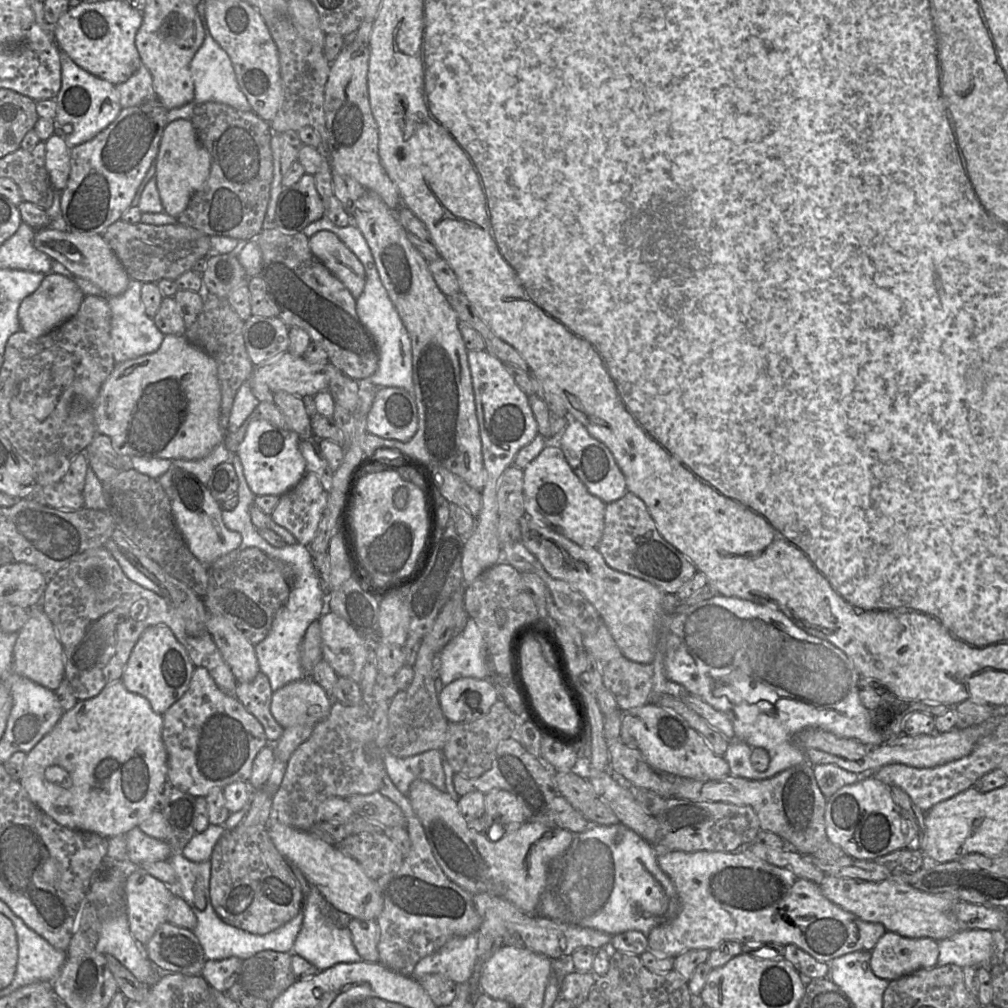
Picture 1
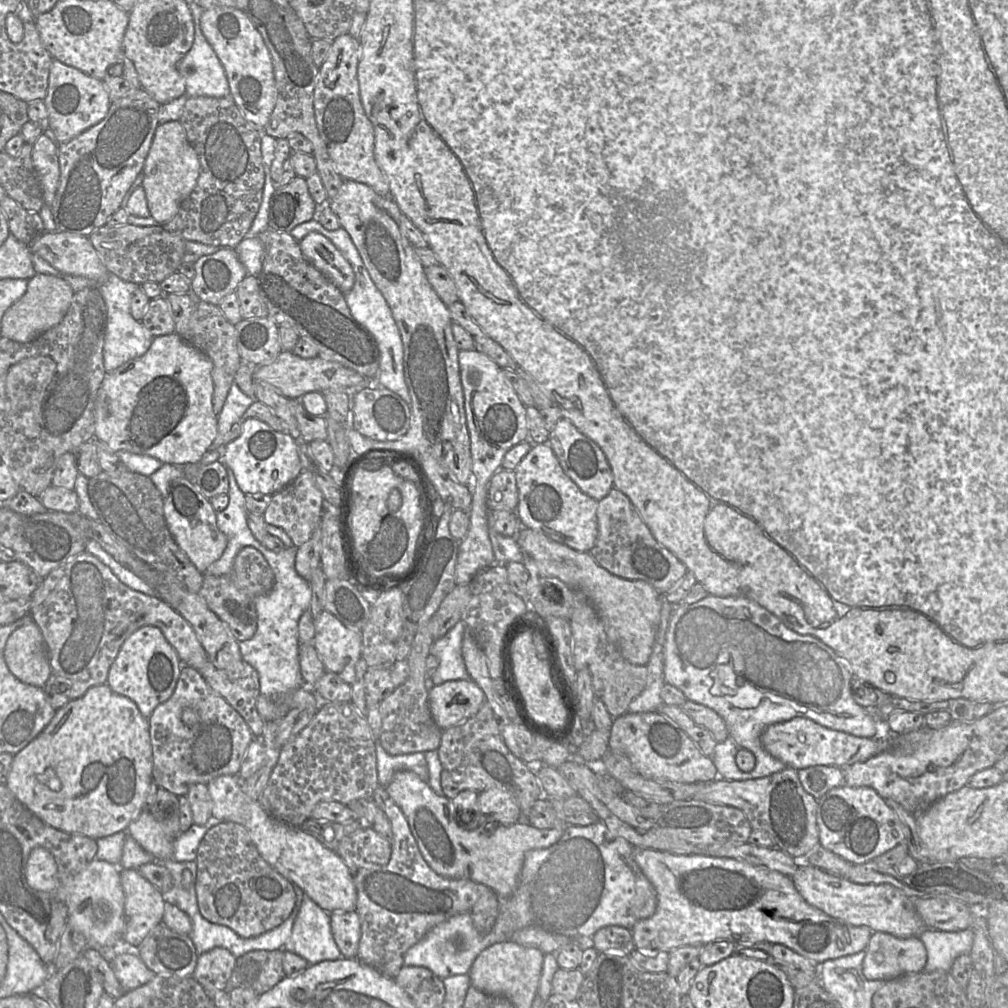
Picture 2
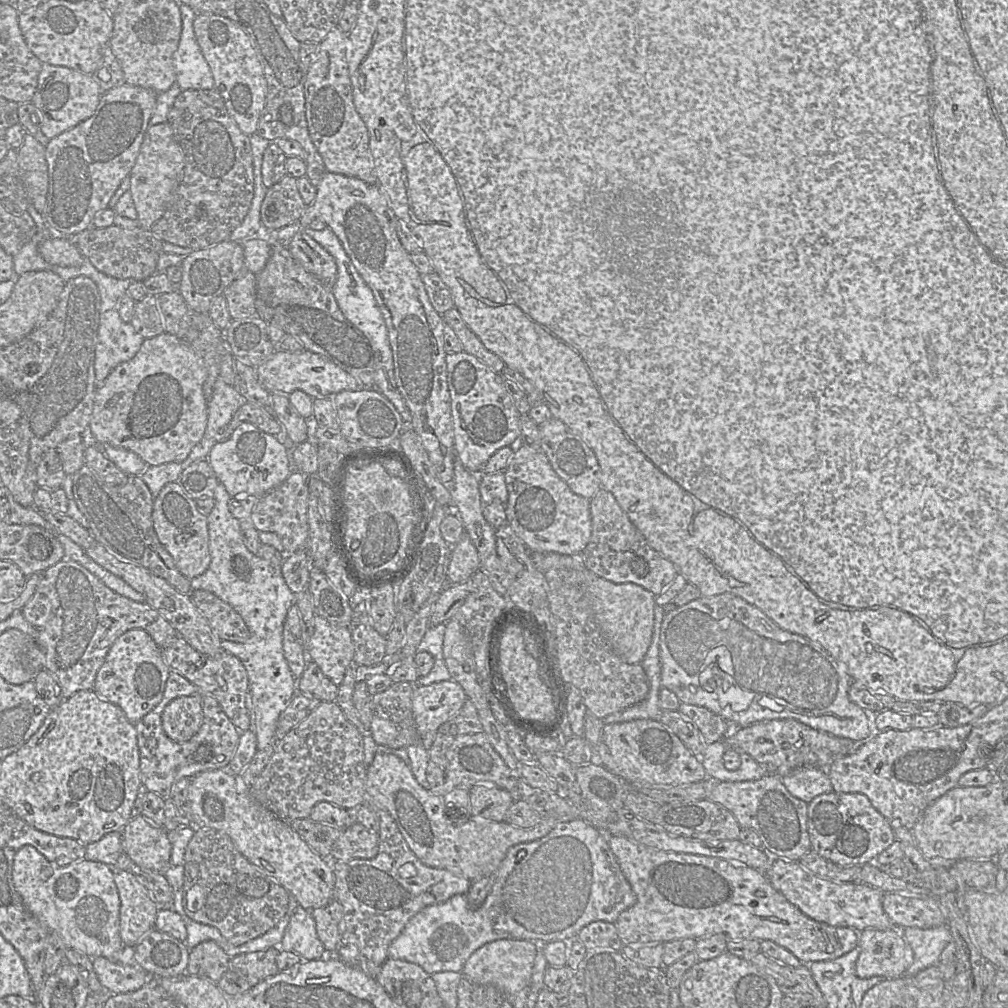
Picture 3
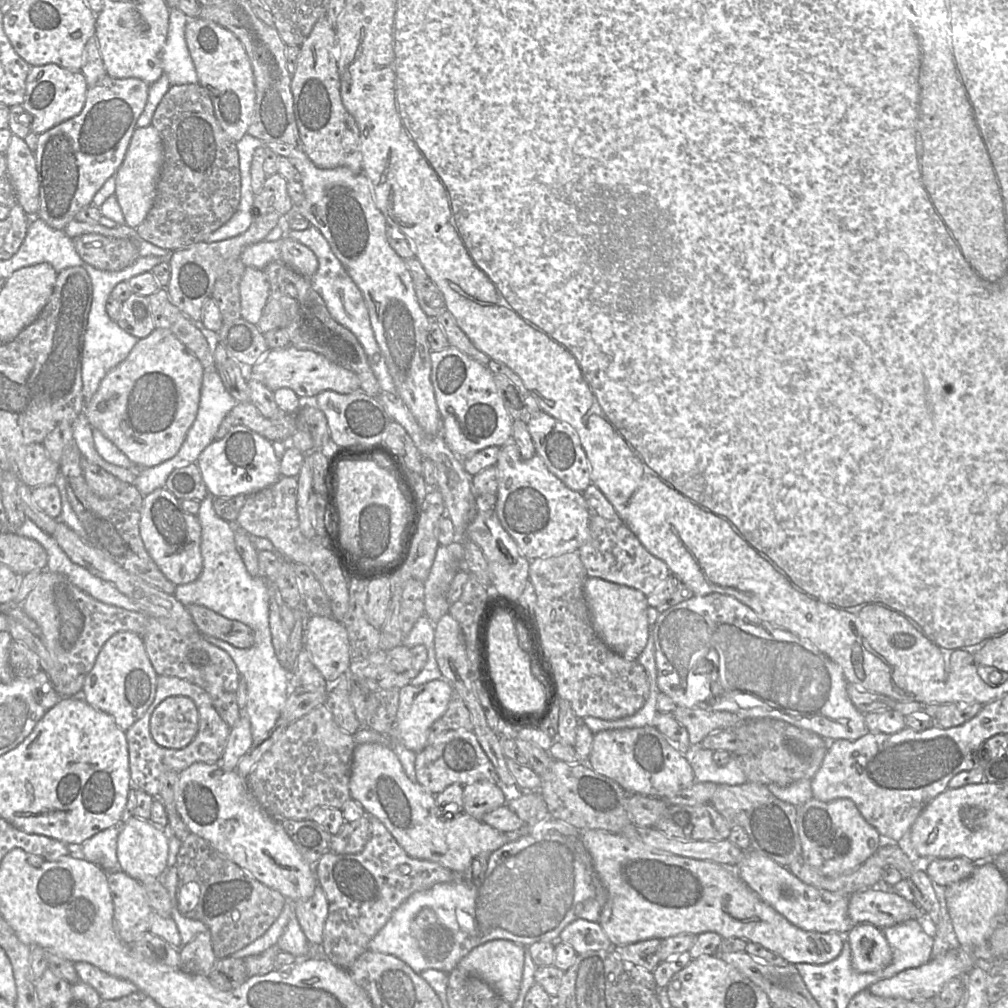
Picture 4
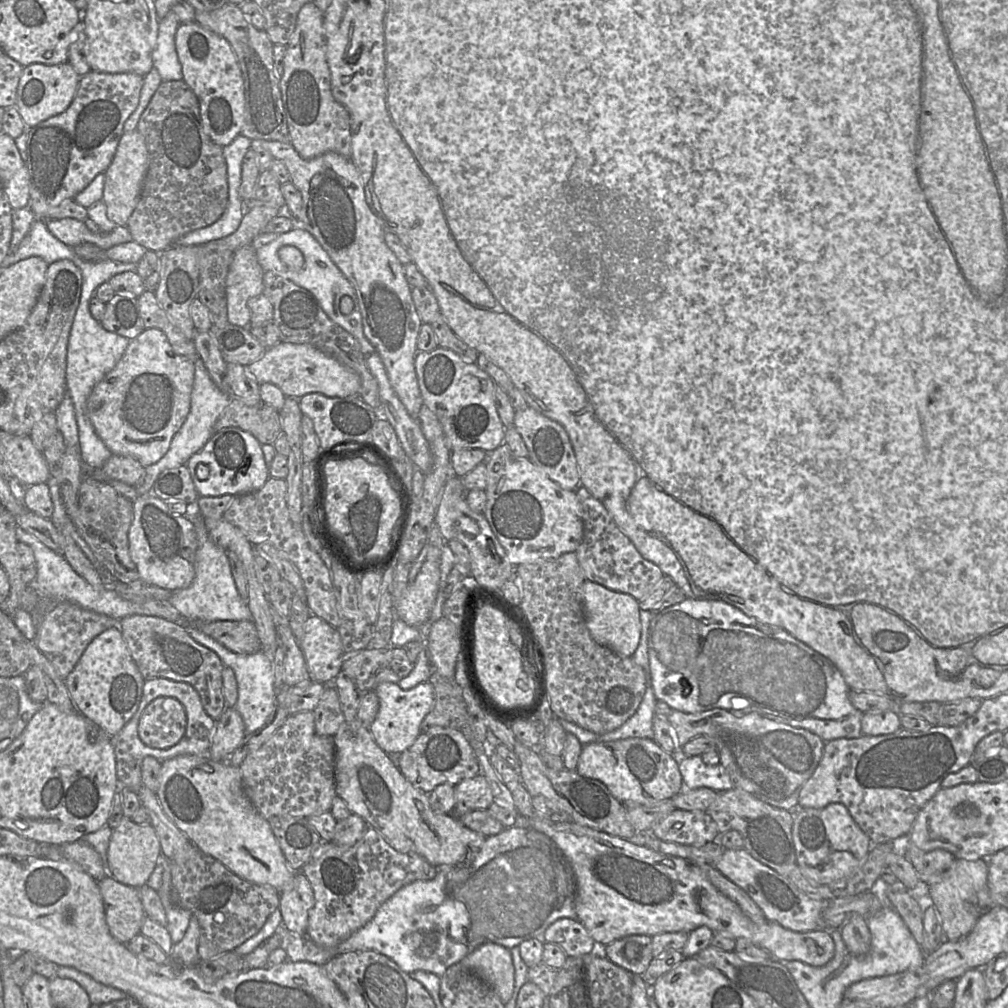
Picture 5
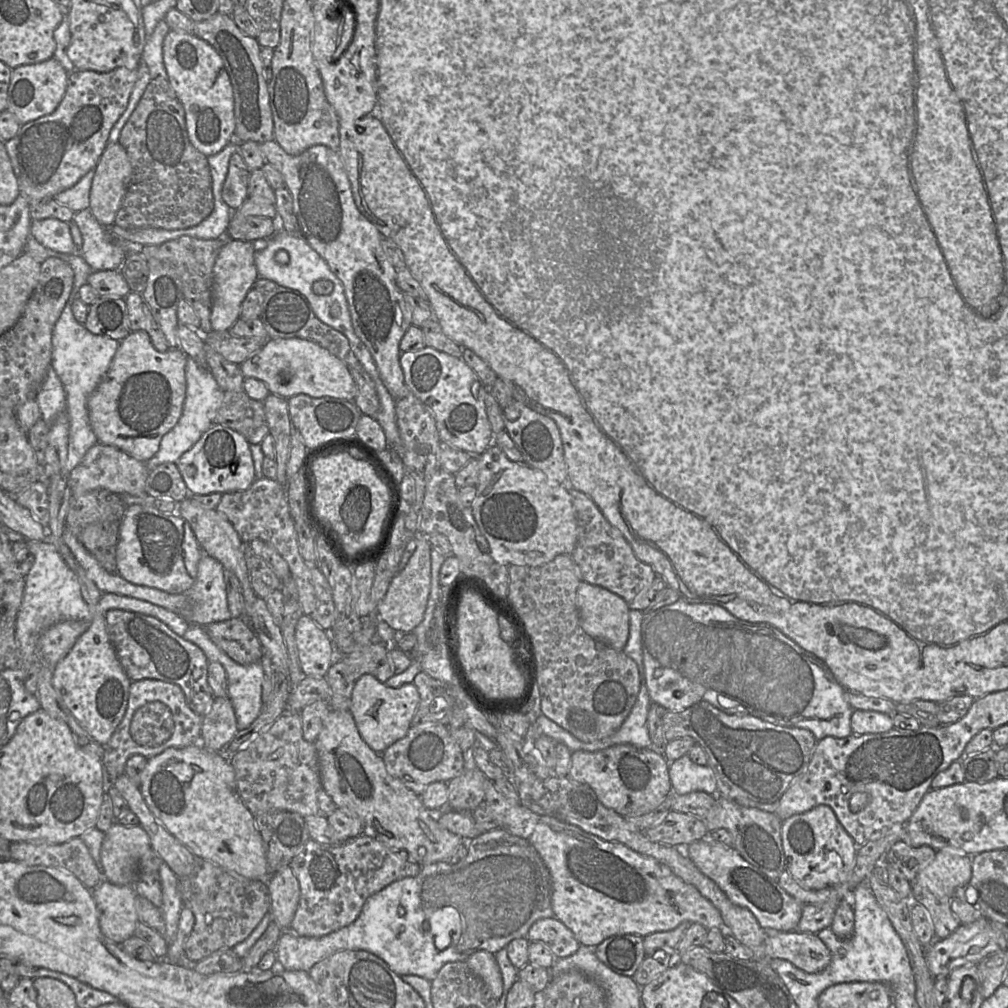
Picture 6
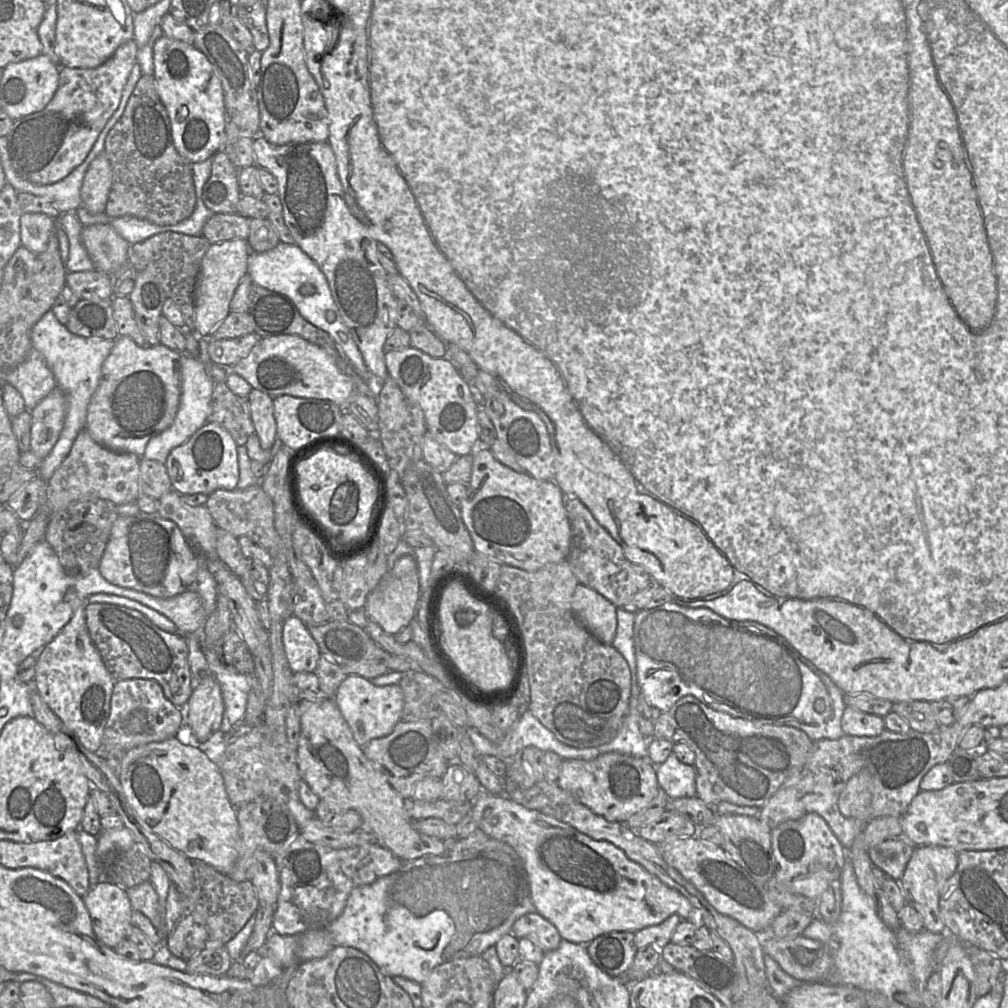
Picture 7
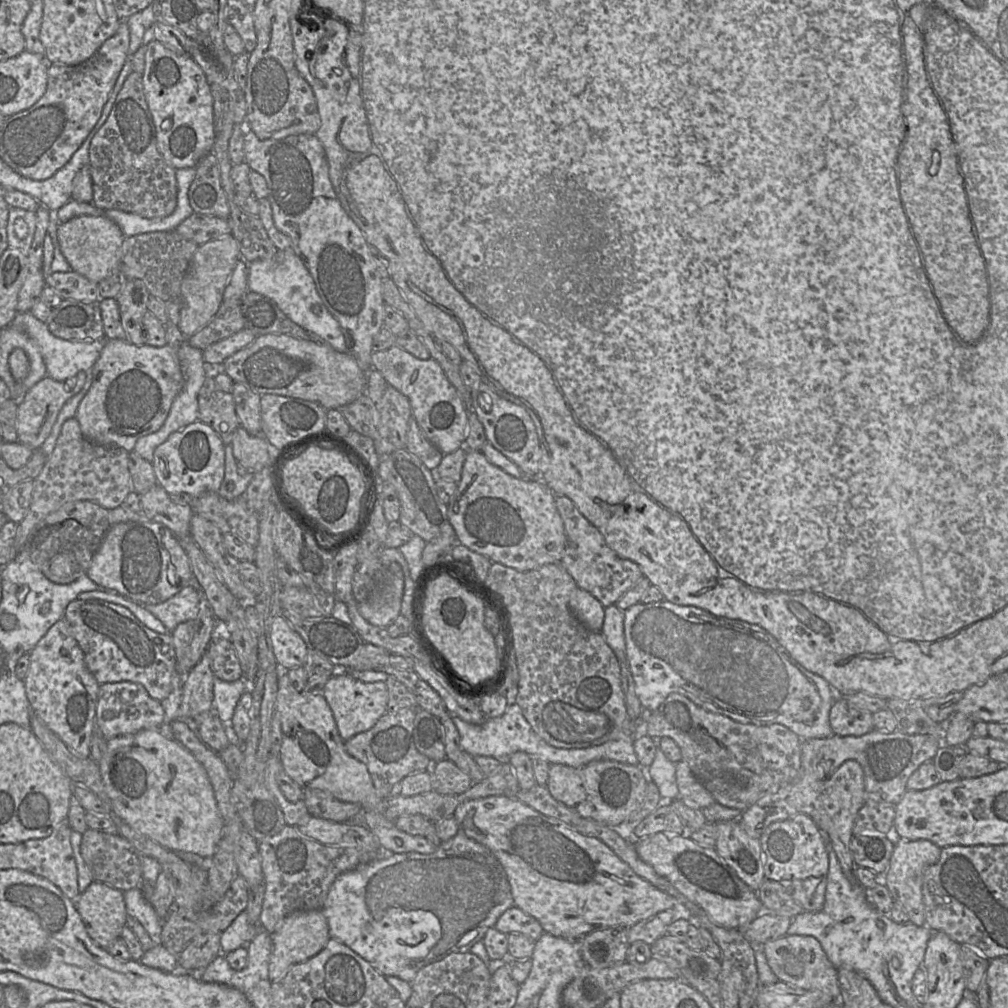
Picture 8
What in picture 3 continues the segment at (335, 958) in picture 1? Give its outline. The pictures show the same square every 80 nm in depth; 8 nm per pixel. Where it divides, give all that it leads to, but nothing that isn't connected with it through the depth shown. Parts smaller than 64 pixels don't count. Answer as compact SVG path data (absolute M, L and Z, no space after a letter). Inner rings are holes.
M302 906L296 908L278 947L281 951L299 955L302 960L317 960L330 955L317 935L311 910Z

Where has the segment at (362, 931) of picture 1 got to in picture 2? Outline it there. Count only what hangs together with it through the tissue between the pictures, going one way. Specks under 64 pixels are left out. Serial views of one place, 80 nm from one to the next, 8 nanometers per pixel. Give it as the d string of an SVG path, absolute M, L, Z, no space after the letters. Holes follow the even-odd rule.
M329 912L333 938L345 958L356 958L361 936L358 914L351 912Z

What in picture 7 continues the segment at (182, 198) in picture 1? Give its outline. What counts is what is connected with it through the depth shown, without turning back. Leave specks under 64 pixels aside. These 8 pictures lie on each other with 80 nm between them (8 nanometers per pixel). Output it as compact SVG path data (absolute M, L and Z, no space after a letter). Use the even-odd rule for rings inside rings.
M104 153L89 165L81 187L81 206L94 214L105 213L112 186L112 168Z

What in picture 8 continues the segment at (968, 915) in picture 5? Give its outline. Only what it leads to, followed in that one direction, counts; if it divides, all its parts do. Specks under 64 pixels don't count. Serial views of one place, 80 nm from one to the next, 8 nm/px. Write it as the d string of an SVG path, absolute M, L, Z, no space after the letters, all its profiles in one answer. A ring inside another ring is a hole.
M901 839L894 847L889 867L881 876L881 882L890 891L894 902L899 902L907 914L909 921L917 926L924 926L924 905L922 897L922 874L925 868L936 863L941 848L930 840Z

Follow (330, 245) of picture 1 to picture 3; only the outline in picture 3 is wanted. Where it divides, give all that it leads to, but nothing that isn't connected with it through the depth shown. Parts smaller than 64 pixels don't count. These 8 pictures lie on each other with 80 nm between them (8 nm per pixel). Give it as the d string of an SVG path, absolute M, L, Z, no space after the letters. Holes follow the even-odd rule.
M302 231L286 244L291 255L305 270L332 287L337 278L337 265L334 258L318 242Z

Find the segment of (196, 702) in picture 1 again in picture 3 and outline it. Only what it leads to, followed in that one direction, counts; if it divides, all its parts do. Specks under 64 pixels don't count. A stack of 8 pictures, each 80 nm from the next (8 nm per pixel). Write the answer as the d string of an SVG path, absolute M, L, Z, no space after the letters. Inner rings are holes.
M175 672L170 673L159 704L135 725L143 789L155 792L162 797L168 797L173 785L182 778L192 778L209 770L223 770L233 758L241 734L213 696ZM183 696L201 698L203 723L189 741L178 743L165 734L162 727L162 714L173 699Z

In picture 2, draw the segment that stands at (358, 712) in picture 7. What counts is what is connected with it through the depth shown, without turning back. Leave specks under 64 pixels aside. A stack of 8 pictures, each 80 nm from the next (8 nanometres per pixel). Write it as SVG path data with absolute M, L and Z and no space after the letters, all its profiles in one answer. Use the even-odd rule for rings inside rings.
M472 680L434 685L428 699L433 720L442 730L462 724L486 703L483 690Z

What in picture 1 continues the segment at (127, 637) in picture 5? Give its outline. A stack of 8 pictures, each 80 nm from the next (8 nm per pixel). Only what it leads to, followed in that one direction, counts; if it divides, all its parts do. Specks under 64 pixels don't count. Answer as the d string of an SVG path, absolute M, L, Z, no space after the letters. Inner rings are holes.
M260 671L253 681L239 682L234 695L262 724L270 746L280 739L285 730L270 710L273 693L268 677Z

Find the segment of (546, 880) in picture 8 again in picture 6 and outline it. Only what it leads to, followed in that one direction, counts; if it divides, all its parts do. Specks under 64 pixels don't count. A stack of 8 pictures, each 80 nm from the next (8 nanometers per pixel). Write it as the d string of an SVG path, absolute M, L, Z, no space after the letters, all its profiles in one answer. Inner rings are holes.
M512 805L503 817L503 827L512 835L529 842L549 871L552 881L551 906L554 917L565 924L581 945L596 947L606 938L618 934L647 936L673 930L681 923L697 923L724 931L720 911L691 884L677 877L658 860L642 855L619 842L605 841L577 826L539 815L522 806Z

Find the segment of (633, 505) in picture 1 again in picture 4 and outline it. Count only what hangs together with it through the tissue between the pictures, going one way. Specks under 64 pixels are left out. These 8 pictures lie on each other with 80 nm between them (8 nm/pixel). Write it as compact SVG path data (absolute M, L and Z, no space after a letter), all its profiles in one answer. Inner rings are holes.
M591 484L582 495L589 513L589 527L588 538L578 553L586 576L634 588L646 597L652 594L671 575L666 563L641 544L599 488Z

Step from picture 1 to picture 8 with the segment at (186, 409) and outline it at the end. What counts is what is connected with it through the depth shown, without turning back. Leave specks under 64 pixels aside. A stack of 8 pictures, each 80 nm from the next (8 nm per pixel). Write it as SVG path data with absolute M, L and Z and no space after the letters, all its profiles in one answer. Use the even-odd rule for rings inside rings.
M121 339L106 340L92 368L92 384L78 406L75 419L90 441L133 452L138 439L163 426L183 383L177 346L154 347L133 345Z

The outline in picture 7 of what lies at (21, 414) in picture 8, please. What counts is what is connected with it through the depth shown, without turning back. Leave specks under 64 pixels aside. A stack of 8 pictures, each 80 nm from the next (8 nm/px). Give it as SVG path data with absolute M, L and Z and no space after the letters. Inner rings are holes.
M56 387L30 412L31 451L42 461L57 442L67 410L67 397Z

